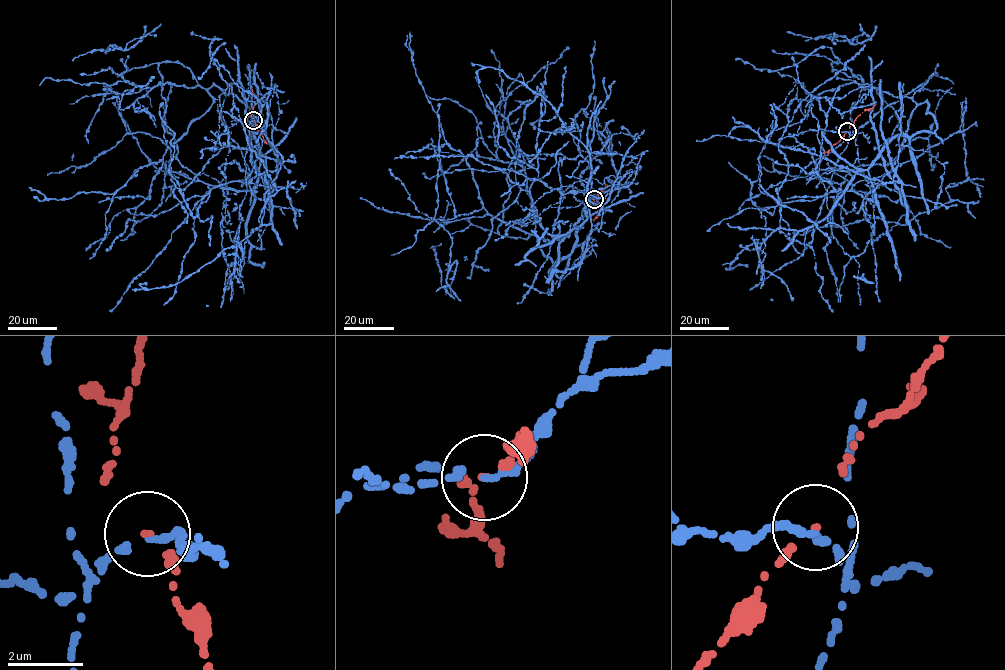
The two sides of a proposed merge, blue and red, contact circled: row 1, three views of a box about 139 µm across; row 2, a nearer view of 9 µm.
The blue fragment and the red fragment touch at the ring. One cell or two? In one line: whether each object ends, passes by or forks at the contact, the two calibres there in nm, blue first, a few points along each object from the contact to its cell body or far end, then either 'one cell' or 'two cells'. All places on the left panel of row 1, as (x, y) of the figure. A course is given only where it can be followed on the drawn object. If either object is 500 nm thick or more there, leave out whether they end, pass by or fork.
blue ends | red ends | 280/100 nm | blue via (254, 120), (274, 188), (240, 78), (282, 163), (209, 188), (255, 184), (252, 110), (160, 63), (186, 223) | red via (254, 120), (251, 117), (255, 102), (252, 89) | two cells

